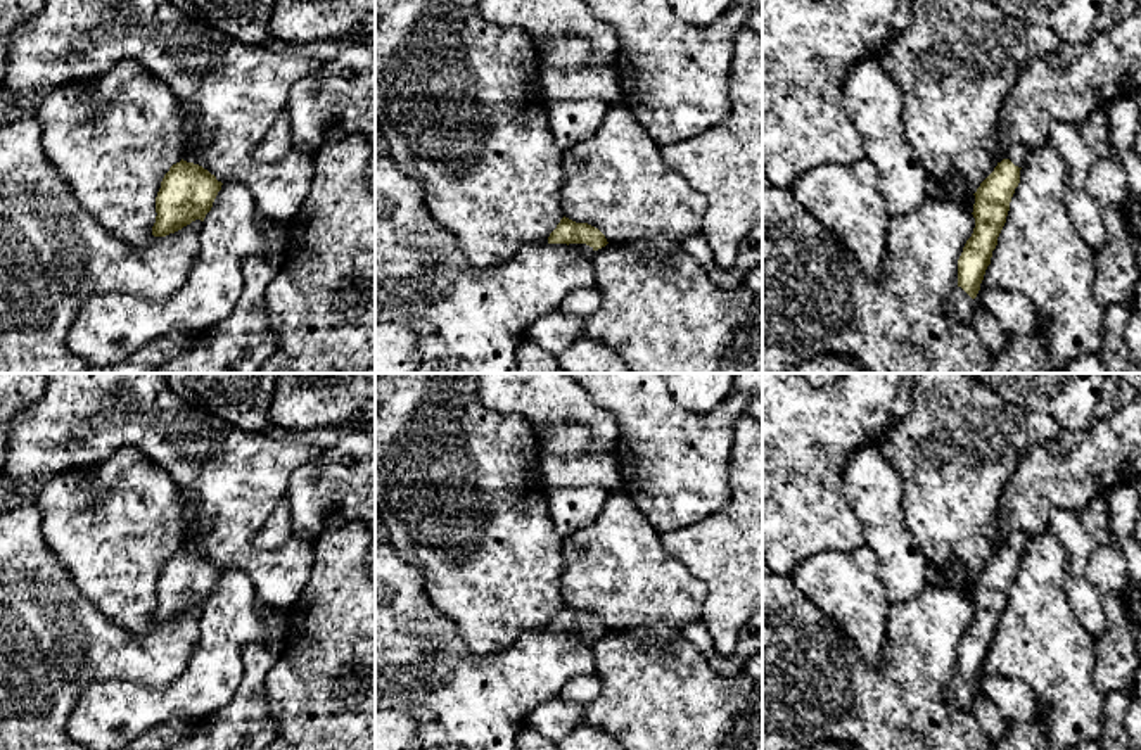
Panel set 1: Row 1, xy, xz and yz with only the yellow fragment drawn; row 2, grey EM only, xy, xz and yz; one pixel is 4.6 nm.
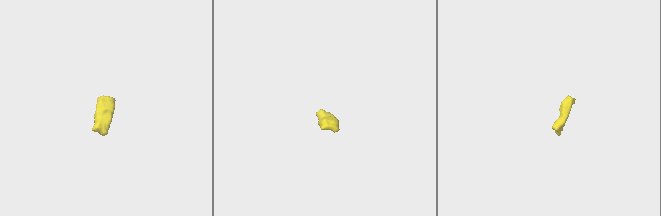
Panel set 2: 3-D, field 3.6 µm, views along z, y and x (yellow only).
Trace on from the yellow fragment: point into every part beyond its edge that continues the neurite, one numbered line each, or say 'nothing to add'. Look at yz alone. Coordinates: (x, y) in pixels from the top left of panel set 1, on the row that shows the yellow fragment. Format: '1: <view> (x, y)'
1: yz (1017, 154)
2: yz (958, 306)

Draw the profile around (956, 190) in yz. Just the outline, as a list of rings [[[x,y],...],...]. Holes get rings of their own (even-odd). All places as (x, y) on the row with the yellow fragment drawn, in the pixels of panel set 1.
[[[928,176],[925,190],[928,199],[954,202],[973,213],[975,195],[970,192],[966,181],[959,176],[951,180]]]

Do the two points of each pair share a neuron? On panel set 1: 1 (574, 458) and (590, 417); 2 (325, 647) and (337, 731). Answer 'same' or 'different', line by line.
1: different
2: same

